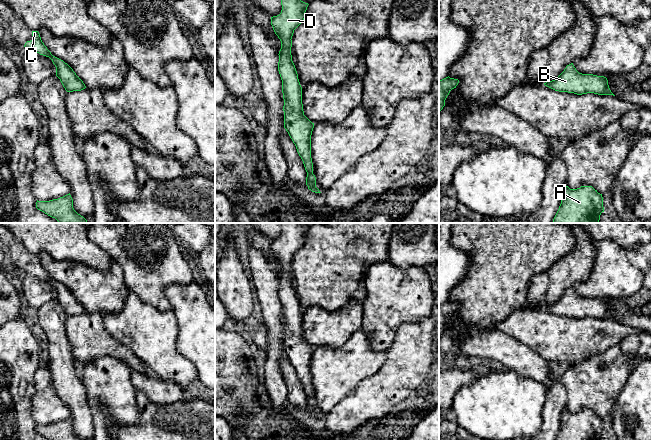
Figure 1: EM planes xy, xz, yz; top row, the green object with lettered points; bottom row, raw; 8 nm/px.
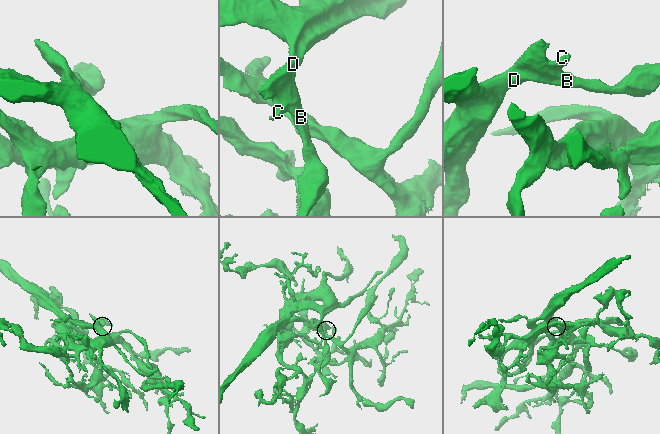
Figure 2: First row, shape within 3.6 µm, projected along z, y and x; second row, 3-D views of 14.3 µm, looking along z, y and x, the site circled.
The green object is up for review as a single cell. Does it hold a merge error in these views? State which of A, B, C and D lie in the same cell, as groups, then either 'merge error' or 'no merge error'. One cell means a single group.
A B C D | no merge error

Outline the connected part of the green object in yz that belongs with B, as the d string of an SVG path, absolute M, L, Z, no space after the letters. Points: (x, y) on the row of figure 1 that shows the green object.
M573 63L567 65L555 80L547 81L544 85L555 91L577 95L594 93L615 96L609 88L606 77L579 73Z

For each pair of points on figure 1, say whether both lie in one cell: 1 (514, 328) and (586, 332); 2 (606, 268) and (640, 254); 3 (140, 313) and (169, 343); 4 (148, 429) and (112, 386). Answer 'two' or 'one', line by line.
1: one
2: two
3: one
4: two

